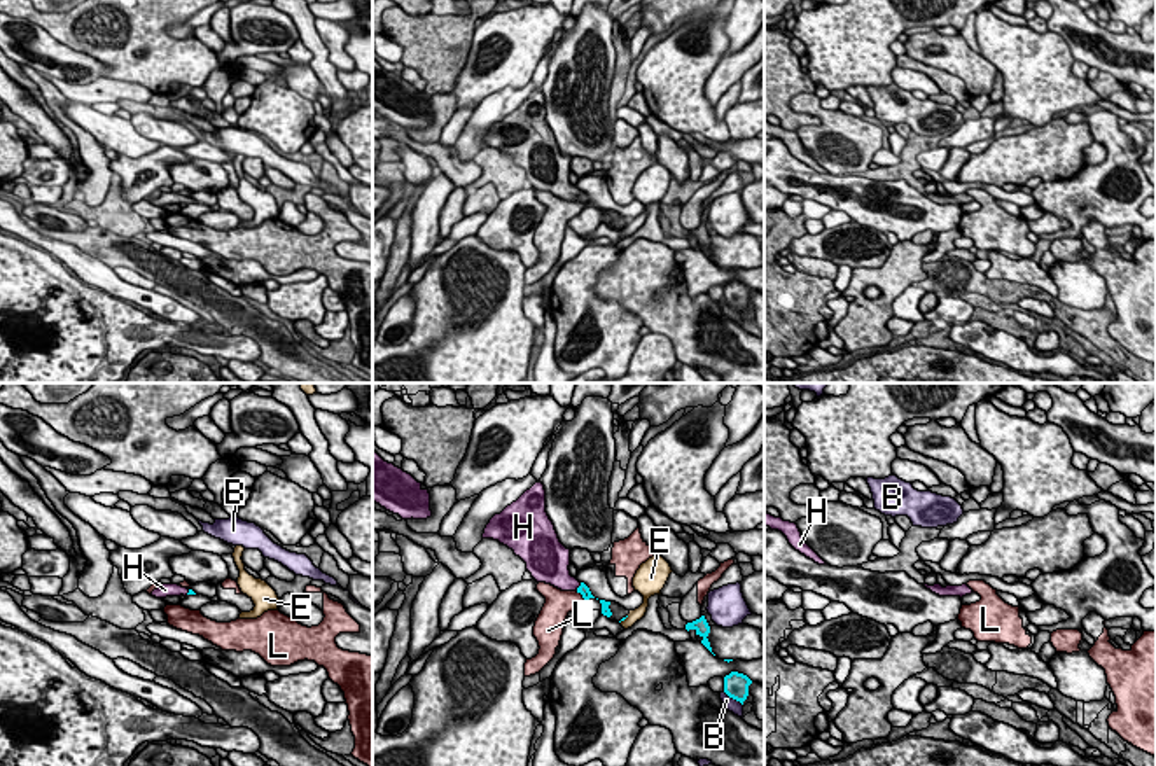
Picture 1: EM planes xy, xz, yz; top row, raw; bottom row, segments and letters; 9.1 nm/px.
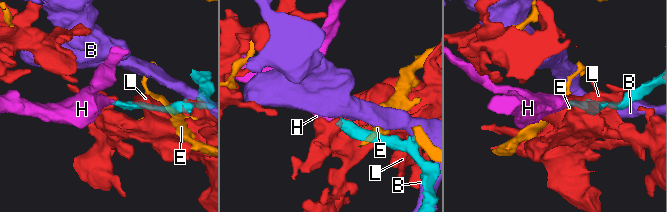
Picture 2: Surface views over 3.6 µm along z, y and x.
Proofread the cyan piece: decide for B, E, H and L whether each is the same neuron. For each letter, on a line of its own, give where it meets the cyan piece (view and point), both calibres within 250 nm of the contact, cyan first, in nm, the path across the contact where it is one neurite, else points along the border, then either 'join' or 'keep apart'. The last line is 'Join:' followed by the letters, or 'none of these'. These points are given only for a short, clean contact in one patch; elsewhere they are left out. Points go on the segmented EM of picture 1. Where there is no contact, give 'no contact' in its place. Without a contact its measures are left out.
B: contact xz (733, 698); calibres 220 and 120 nm; keep apart
E: contact xz (623, 619); calibres 30 and 120 nm; keep apart
H: contact xz (579, 586); calibres 90 and 240 nm; way xz (583, 588), (579, 586), (567, 583), (557, 572); join
L: contact xz (581, 593); calibres 90 and 240 nm; keep apart
Join: H

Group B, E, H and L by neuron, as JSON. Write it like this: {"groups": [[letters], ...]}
{"groups": [["B"], ["E"], ["H"], ["L"]]}

